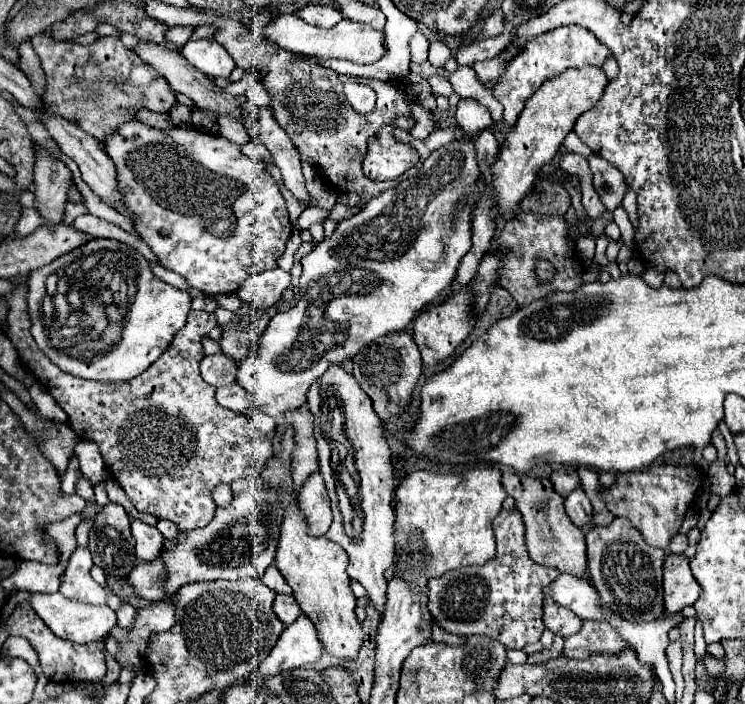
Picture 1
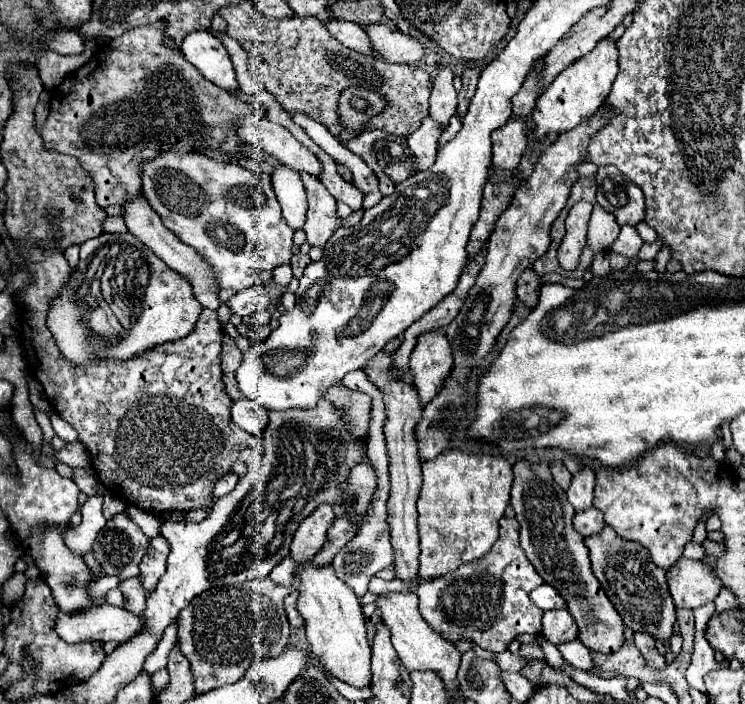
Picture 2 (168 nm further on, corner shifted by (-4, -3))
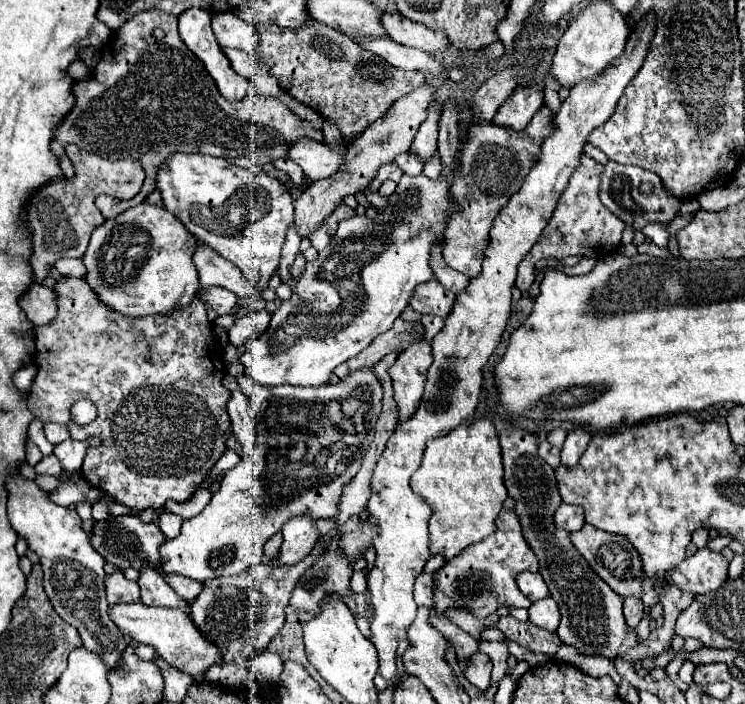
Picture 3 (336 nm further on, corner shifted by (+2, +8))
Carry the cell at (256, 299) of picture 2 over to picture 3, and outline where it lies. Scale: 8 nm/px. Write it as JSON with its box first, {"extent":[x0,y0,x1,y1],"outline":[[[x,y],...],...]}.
{"extent":[198,287,238,315],"outline":[[[208,287],[208,289],[202,289],[198,293],[198,299],[206,305],[206,307],[212,307],[218,315],[228,315],[232,311],[232,307],[236,305],[238,297],[226,289],[220,289],[220,287]]]}

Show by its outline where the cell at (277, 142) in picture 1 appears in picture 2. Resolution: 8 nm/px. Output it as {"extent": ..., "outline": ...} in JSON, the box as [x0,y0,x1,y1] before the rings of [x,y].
{"extent":[300,172,340,246],"outline":[[[300,172],[308,194],[308,212],[304,222],[306,240],[310,246],[324,246],[334,230],[340,228],[340,218],[336,216],[336,200],[328,194],[316,176]]]}

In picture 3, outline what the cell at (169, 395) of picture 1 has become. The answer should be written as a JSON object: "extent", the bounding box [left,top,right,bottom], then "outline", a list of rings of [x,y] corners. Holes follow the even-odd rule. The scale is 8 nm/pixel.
{"extent":[28,277,230,515],"outline":[[[64,277],[62,281],[58,281],[58,285],[54,287],[58,293],[58,315],[52,323],[36,327],[36,357],[34,363],[38,365],[38,375],[30,387],[28,393],[28,409],[34,413],[36,419],[40,419],[42,423],[54,421],[54,423],[62,423],[70,429],[72,439],[76,441],[84,441],[90,435],[100,435],[102,437],[102,445],[88,449],[84,463],[82,463],[82,477],[96,489],[108,493],[112,497],[112,501],[126,505],[130,509],[130,515],[140,515],[142,511],[154,509],[154,511],[162,511],[164,503],[168,499],[176,501],[176,503],[184,503],[188,501],[196,489],[200,487],[200,483],[206,479],[208,471],[214,467],[214,463],[220,459],[222,451],[226,449],[226,437],[230,435],[230,417],[226,413],[226,403],[230,399],[230,391],[222,385],[222,377],[226,371],[226,363],[222,357],[222,347],[218,343],[218,339],[212,335],[212,323],[206,317],[206,307],[202,301],[198,301],[198,297],[186,305],[186,309],[178,309],[178,313],[170,313],[170,317],[122,317],[122,313],[118,313],[116,309],[110,309],[108,305],[102,305],[102,301],[98,301],[98,295],[94,293],[94,289],[90,289],[90,285],[84,279],[76,279],[76,277]],[[78,399],[90,399],[96,407],[98,407],[98,417],[88,423],[88,425],[76,425],[72,423],[72,415],[70,415],[70,407],[72,403],[76,403]]]}

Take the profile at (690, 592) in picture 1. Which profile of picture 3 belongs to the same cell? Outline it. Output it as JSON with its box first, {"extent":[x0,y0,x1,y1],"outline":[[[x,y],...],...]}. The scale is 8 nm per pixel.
{"extent":[666,549,728,593],"outline":[[[698,549],[694,557],[684,559],[676,569],[666,573],[668,583],[690,593],[710,593],[728,579],[728,561],[722,553]]]}

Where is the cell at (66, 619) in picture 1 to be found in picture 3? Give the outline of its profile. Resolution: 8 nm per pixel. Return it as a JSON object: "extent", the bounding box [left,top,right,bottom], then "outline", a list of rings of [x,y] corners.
{"extent":[110,603,222,683],"outline":[[[120,603],[110,607],[110,617],[124,635],[130,635],[136,643],[152,645],[164,661],[168,661],[184,673],[192,673],[198,683],[204,681],[204,669],[208,669],[210,665],[218,665],[222,661],[222,649],[218,649],[218,645],[206,641],[206,637],[198,633],[198,627],[190,621],[190,615],[186,611],[146,607],[142,603]]]}

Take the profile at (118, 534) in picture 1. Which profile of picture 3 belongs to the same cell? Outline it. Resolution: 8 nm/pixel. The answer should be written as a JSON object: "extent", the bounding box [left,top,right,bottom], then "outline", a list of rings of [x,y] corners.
{"extent":[90,515,164,569],"outline":[[[122,515],[122,517],[110,517],[106,521],[100,521],[94,525],[94,535],[90,537],[92,547],[104,557],[106,563],[112,563],[116,567],[134,567],[142,569],[144,565],[150,565],[154,569],[160,569],[160,555],[158,549],[162,545],[164,535],[156,523],[144,523],[138,517]]]}

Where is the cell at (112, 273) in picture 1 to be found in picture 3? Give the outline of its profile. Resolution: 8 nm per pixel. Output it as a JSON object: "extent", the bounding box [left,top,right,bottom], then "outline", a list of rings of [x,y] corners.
{"extent":[82,203,200,317],"outline":[[[142,203],[120,213],[114,219],[108,219],[104,225],[94,229],[88,251],[82,257],[82,261],[88,267],[86,281],[98,293],[100,301],[120,311],[122,315],[146,317],[146,315],[170,313],[174,307],[186,307],[200,289],[198,269],[192,261],[196,247],[198,247],[196,237],[192,237],[192,233],[178,221],[178,217],[174,217],[164,207]]]}

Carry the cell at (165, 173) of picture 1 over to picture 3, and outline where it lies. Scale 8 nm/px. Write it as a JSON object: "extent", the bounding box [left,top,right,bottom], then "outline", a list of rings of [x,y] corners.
{"extent":[156,153,294,291],"outline":[[[174,153],[158,171],[156,187],[162,193],[164,207],[172,211],[198,241],[214,249],[220,257],[234,263],[244,273],[244,277],[260,291],[268,287],[270,277],[278,269],[280,251],[286,241],[286,229],[290,227],[290,221],[294,221],[294,199],[280,181],[268,177],[260,167],[244,169],[226,159],[210,155]]]}

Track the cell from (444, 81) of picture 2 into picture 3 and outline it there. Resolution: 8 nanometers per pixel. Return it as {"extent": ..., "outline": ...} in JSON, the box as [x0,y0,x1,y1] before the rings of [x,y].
{"extent":[410,103,440,163],"outline":[[[440,103],[430,107],[430,117],[420,125],[410,153],[414,153],[422,163],[436,155],[436,139],[438,139],[438,119],[440,119]]]}

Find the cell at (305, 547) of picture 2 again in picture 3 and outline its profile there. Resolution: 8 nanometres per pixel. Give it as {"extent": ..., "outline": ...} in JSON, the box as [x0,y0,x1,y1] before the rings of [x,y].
{"extent":[270,517,316,567],"outline":[[[292,517],[282,527],[282,545],[278,551],[278,557],[270,561],[274,567],[290,567],[300,563],[304,557],[308,557],[316,545],[316,529],[314,521],[310,517]]]}

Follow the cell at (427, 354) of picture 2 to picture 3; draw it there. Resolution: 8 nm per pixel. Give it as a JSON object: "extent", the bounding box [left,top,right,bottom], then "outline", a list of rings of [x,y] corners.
{"extent":[390,339,432,423],"outline":[[[420,339],[408,349],[404,349],[396,363],[390,367],[392,387],[394,387],[394,401],[398,405],[398,423],[408,421],[422,399],[426,371],[432,363],[432,347]]]}

